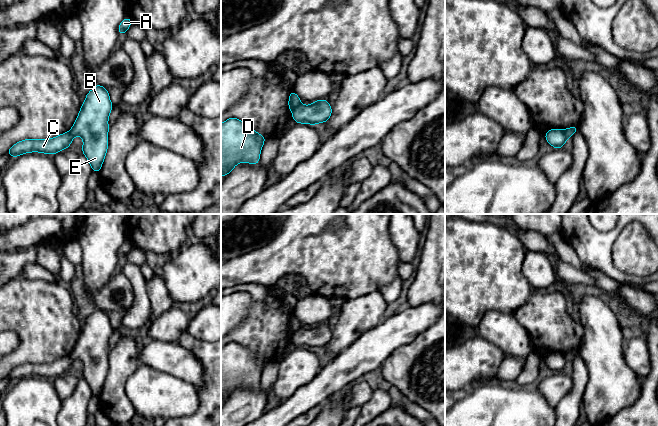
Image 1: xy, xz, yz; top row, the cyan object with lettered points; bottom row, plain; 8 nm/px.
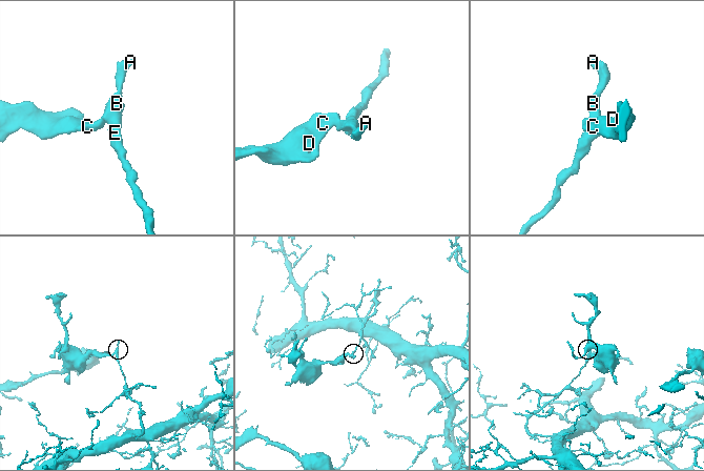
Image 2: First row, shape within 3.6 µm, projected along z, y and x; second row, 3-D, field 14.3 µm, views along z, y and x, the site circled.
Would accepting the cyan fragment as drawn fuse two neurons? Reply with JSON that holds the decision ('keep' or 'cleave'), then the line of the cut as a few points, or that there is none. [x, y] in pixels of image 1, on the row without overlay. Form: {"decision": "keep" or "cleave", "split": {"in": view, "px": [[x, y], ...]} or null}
{"decision": "cleave", "split": {"in": "xz", "px": [[300, 327], [292, 335]]}}

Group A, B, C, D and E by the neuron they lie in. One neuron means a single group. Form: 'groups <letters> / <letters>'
groups A B E / C D

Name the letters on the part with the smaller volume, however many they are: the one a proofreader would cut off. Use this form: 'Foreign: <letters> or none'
Foreign: C, D

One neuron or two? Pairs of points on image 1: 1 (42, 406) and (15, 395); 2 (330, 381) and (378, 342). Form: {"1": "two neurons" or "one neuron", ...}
{"1": "one neuron", "2": "one neuron"}

